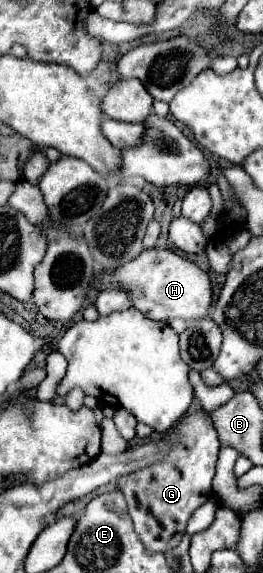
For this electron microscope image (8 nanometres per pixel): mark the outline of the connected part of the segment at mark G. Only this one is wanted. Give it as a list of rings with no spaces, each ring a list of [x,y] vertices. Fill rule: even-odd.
[[[206,410],[186,414],[170,432],[162,436],[162,440],[172,448],[160,462],[124,474],[116,480],[116,488],[128,502],[134,530],[150,552],[166,552],[178,546],[192,512],[210,500],[214,460],[218,458],[220,448],[212,418]]]

